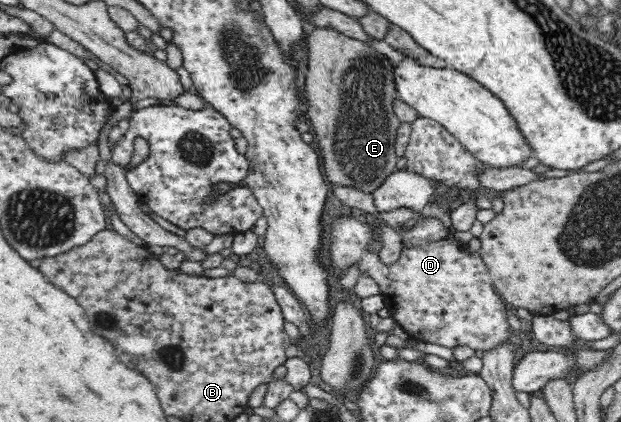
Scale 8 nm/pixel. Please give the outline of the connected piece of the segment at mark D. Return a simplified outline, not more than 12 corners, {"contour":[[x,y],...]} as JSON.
{"contour":[[419,220],[391,267],[371,226],[333,222],[331,267],[354,264],[415,340],[478,354],[514,315],[479,254]]}

